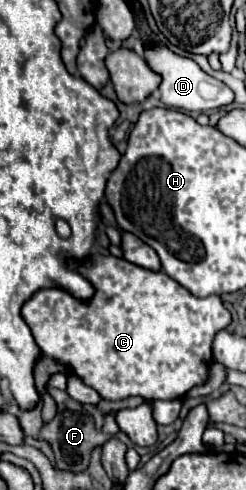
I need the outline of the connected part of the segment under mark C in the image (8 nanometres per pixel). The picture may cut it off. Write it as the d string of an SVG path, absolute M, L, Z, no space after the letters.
M92 255L84 263L72 263L72 267L96 289L88 303L74 299L62 289L42 289L22 307L22 317L46 357L66 363L86 385L112 401L132 395L144 399L180 399L192 387L206 383L212 363L212 339L216 331L226 329L230 323L230 311L222 305L218 295L194 297L164 271L154 273L112 255Z

